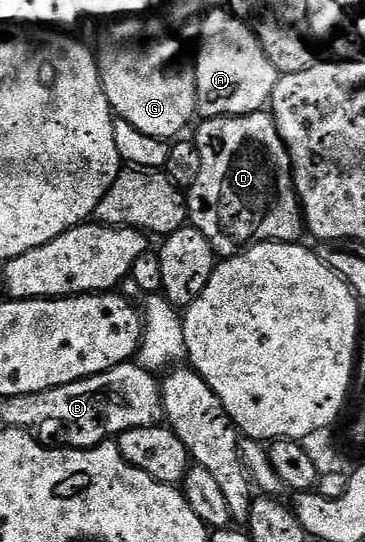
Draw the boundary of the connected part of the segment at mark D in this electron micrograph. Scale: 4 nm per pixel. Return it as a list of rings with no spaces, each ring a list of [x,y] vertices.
[[[266,110],[254,111],[251,115],[230,115],[227,119],[205,119],[202,120],[199,132],[193,136],[195,152],[197,153],[197,177],[193,185],[186,192],[187,197],[187,218],[190,226],[198,229],[201,237],[209,243],[212,250],[220,260],[232,259],[240,251],[247,250],[248,247],[254,247],[256,243],[298,243],[304,238],[305,224],[303,221],[303,208],[299,206],[299,194],[295,192],[295,185],[290,174],[278,175],[275,167],[271,164],[271,159],[267,156],[267,135],[275,135],[274,122]]]

